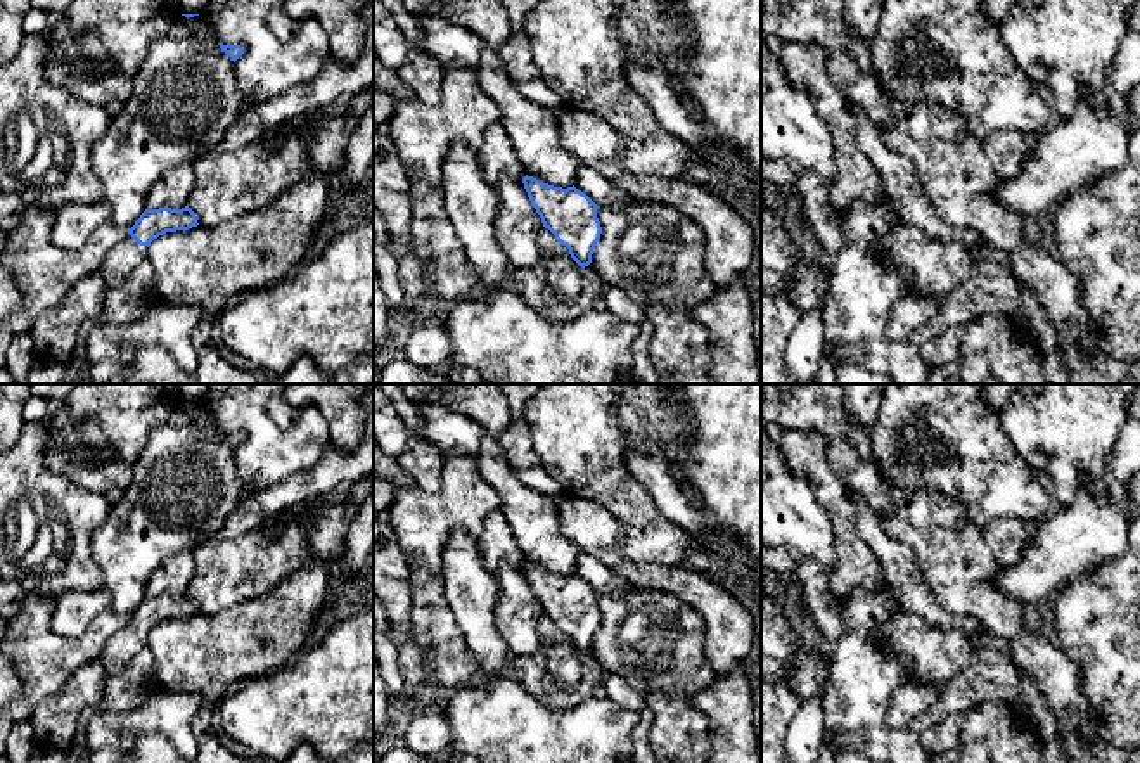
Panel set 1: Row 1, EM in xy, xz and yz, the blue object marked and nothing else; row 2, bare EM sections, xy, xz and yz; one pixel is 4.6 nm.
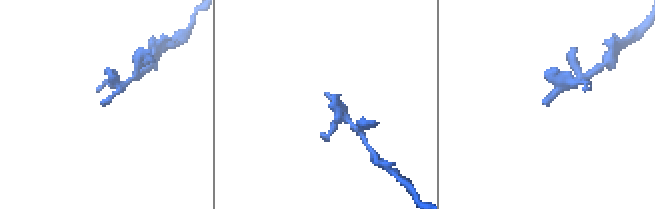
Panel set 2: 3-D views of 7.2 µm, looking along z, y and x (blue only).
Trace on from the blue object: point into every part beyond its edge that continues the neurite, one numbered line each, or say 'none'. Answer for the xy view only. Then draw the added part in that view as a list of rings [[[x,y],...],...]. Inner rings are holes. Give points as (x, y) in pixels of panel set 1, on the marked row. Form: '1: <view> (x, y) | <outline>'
1: xy (121, 260) | [[[130,234],[114,246],[99,273],[102,275],[106,287],[109,289],[119,289],[126,284],[126,280],[131,277],[133,270],[147,260],[149,247],[140,246]]]

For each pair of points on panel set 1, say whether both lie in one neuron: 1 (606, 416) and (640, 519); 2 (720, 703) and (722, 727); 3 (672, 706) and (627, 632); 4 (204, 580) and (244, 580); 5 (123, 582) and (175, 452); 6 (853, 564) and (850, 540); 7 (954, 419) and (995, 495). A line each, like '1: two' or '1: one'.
1: one
2: one
3: one
4: one
5: one
6: one
7: one

